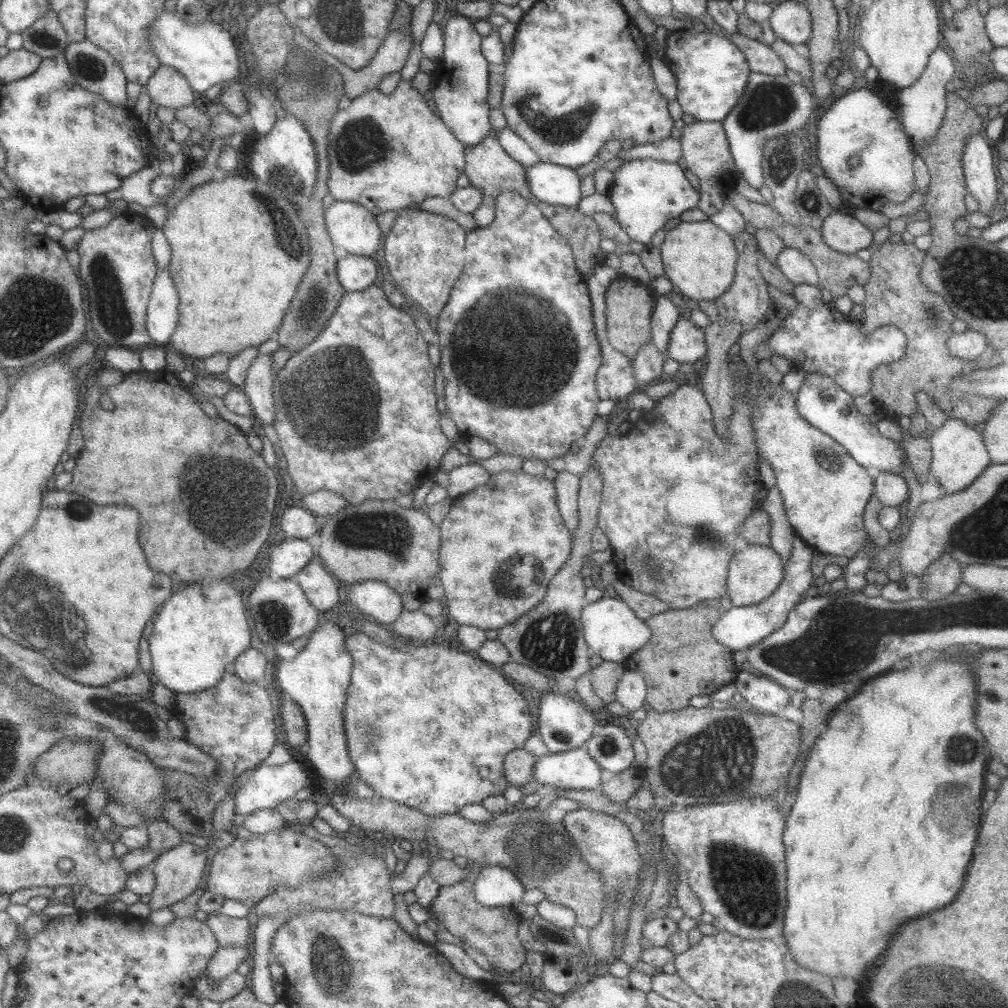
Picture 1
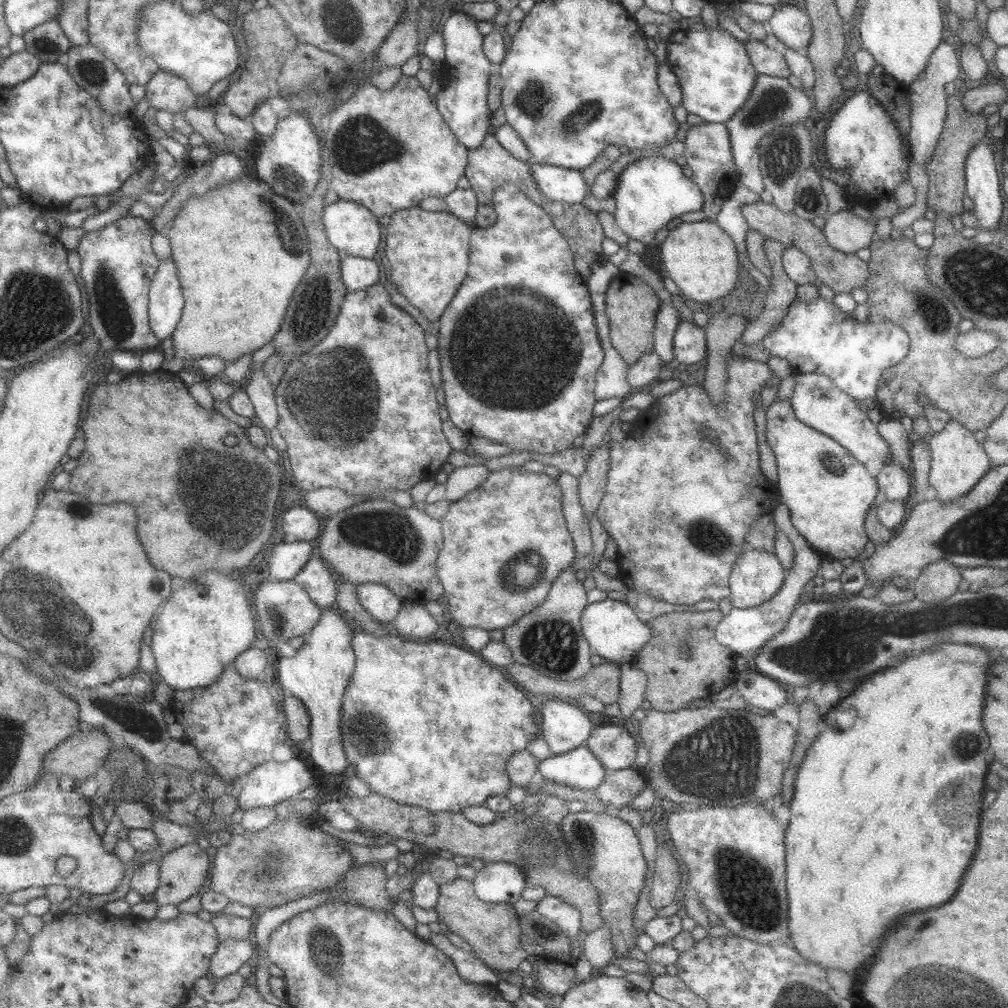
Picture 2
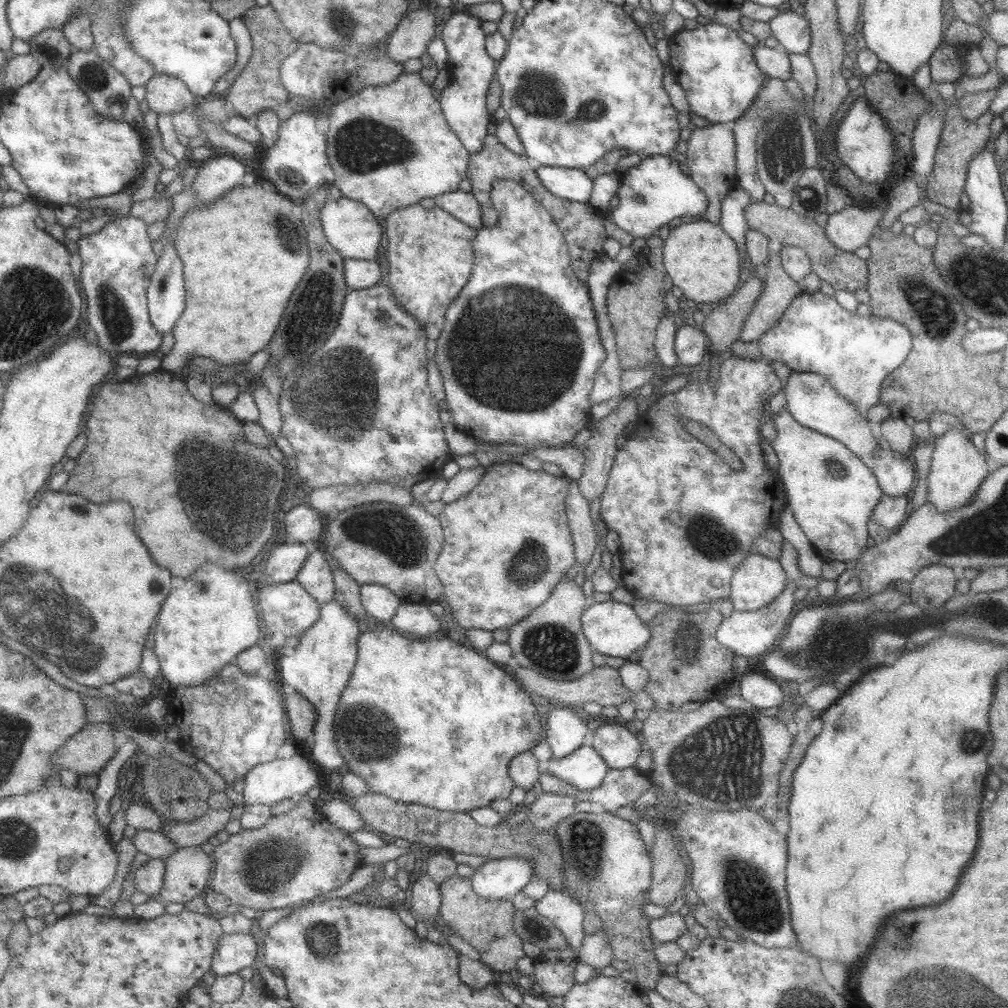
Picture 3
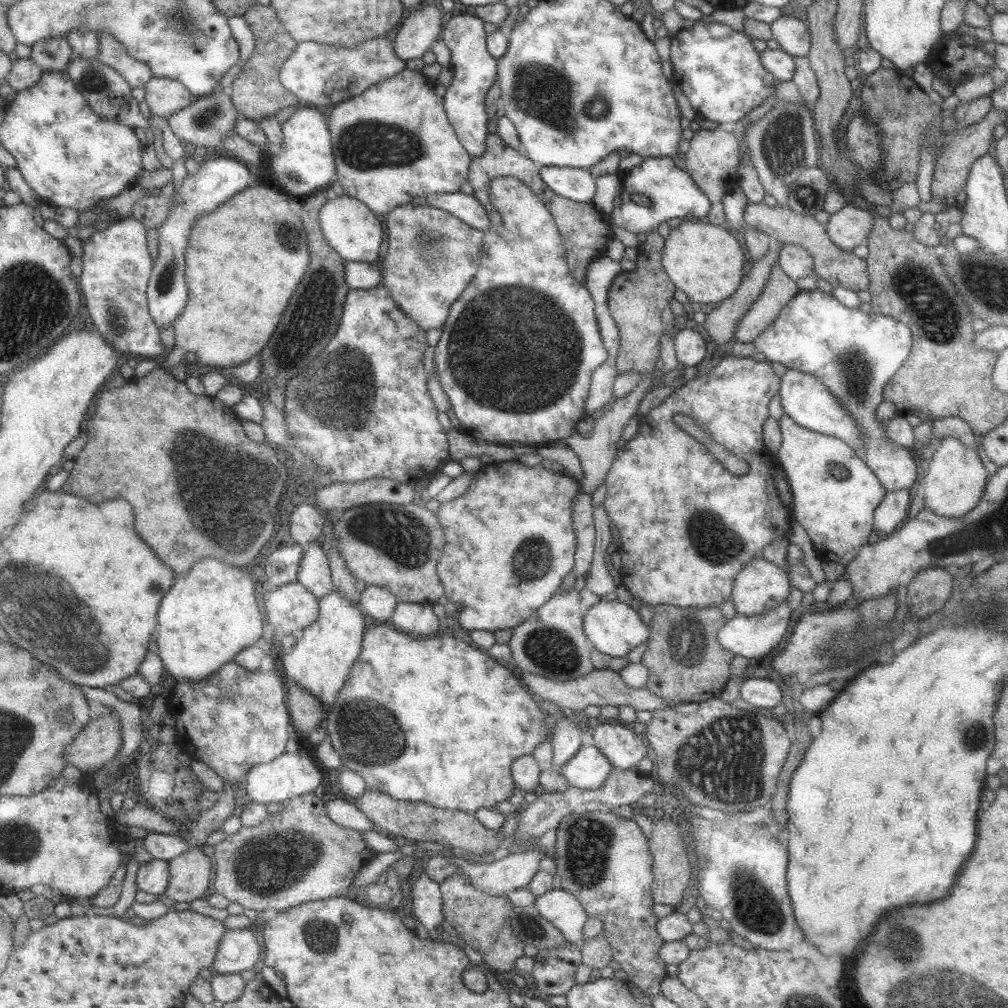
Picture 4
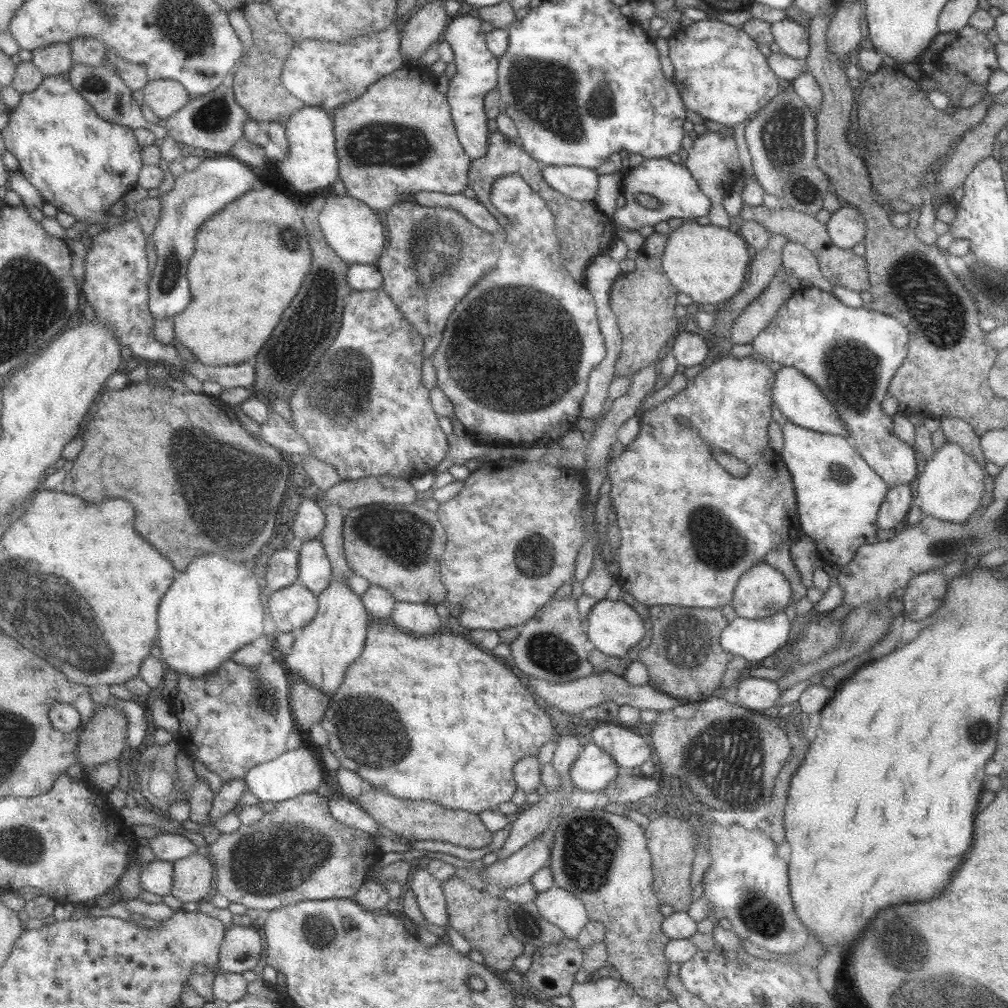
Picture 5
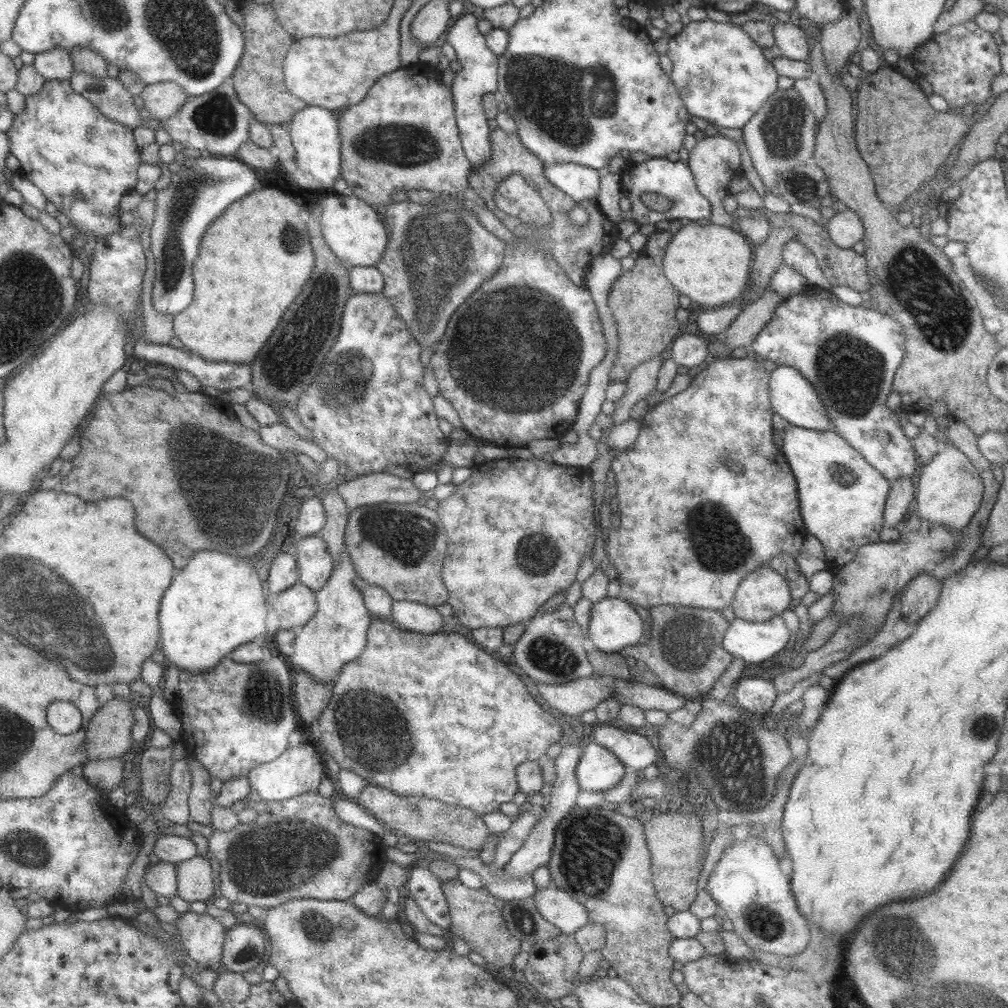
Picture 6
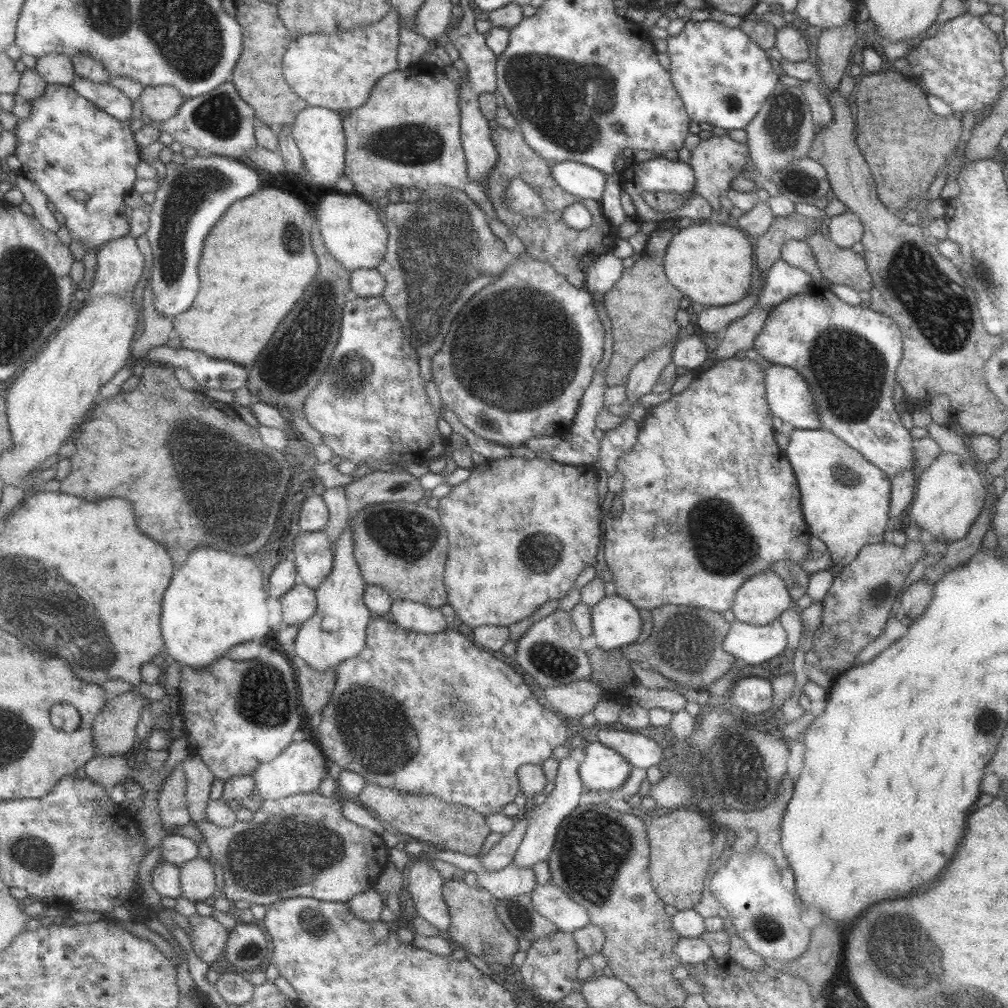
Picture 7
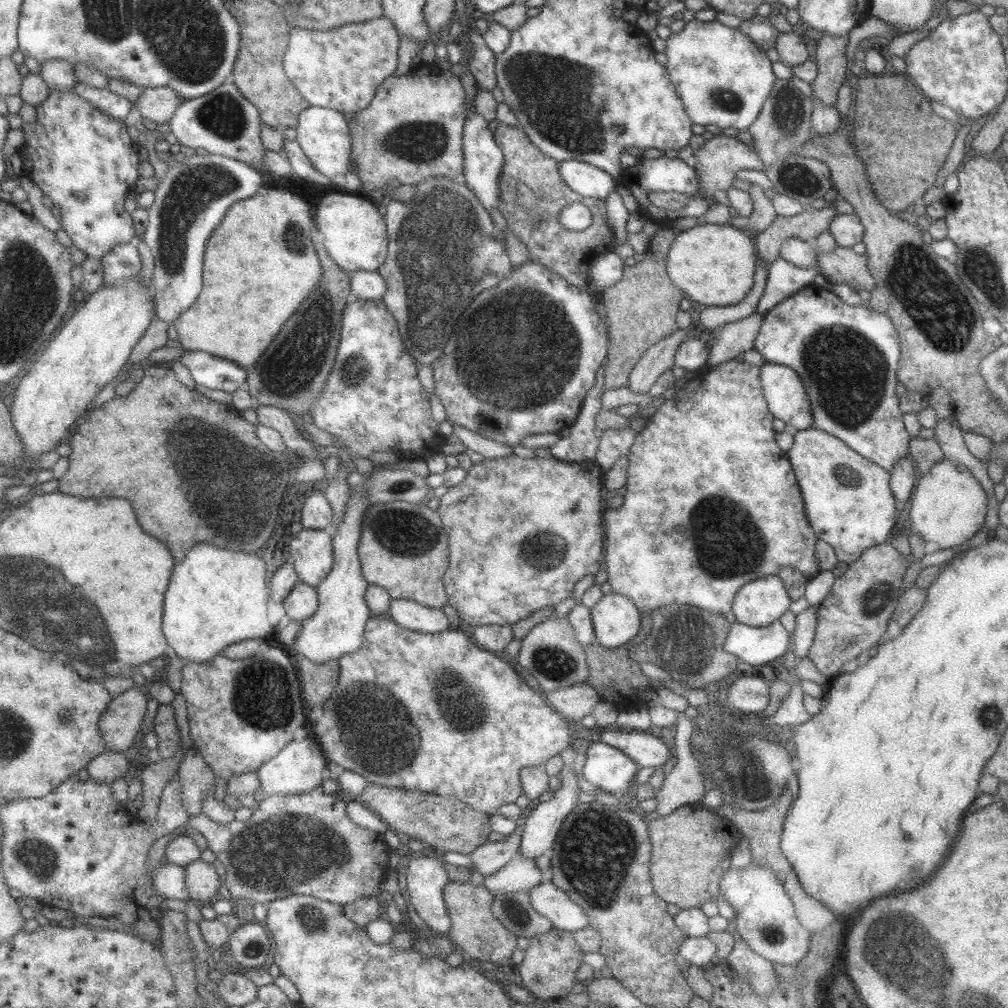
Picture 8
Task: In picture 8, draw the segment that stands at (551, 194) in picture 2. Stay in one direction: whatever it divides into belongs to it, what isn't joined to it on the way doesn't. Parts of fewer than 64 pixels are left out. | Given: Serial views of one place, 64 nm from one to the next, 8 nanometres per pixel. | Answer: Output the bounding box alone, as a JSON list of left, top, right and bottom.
[560,160,616,199]

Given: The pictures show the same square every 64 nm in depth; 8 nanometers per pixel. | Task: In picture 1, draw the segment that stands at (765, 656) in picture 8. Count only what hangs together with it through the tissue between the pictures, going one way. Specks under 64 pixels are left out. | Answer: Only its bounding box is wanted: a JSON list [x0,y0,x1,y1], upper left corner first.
[711,535,815,651]

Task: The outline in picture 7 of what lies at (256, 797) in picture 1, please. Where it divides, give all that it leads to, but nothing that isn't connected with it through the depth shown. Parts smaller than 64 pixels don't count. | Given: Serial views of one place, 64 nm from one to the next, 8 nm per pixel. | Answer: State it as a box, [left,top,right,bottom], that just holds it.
[253,740,330,800]

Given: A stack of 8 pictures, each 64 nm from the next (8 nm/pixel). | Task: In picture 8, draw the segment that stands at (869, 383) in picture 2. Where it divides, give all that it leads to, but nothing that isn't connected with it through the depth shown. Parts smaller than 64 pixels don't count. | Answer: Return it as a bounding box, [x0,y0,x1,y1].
[754,284,911,473]

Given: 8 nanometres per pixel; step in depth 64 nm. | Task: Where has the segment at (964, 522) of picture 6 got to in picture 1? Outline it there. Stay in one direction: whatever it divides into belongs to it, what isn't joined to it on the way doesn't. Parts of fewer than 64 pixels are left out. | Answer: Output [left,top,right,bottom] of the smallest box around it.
[929,417,991,494]

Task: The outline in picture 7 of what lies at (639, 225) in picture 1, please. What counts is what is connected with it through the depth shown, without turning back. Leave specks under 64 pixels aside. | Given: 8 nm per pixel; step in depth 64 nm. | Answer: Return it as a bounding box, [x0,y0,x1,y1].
[620,156,713,223]

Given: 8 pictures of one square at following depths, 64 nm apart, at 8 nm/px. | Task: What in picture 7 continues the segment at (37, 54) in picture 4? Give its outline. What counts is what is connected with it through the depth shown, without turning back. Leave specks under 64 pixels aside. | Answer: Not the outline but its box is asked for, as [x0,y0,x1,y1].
[36,53,79,85]

